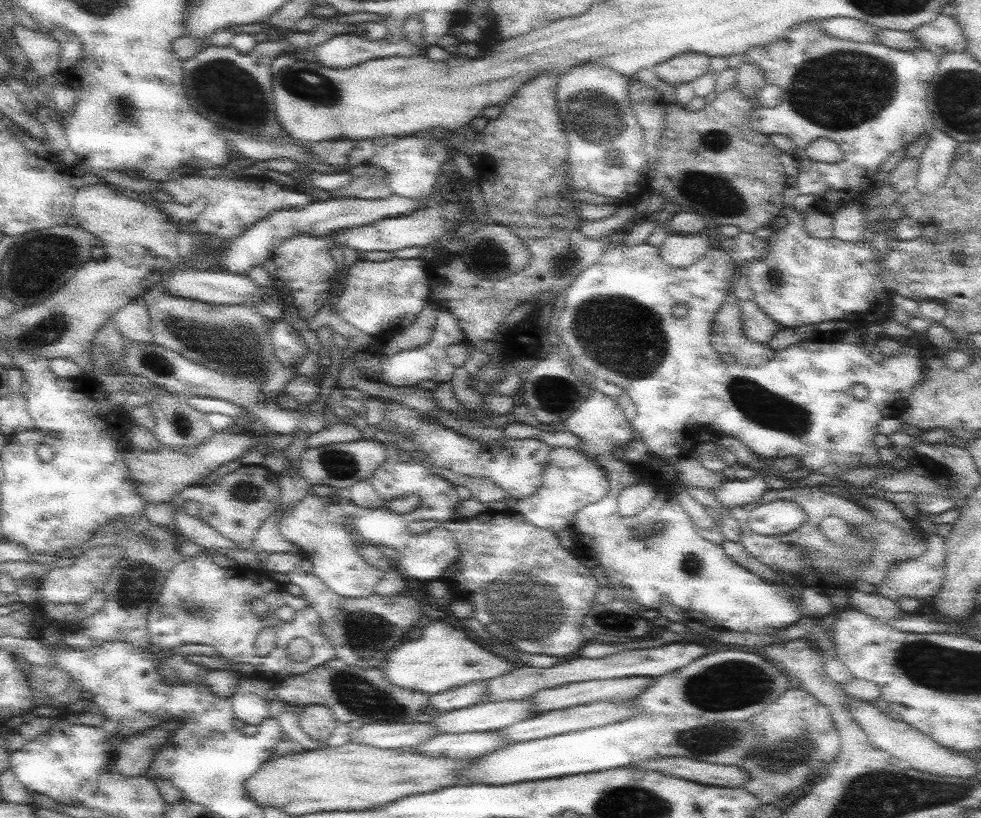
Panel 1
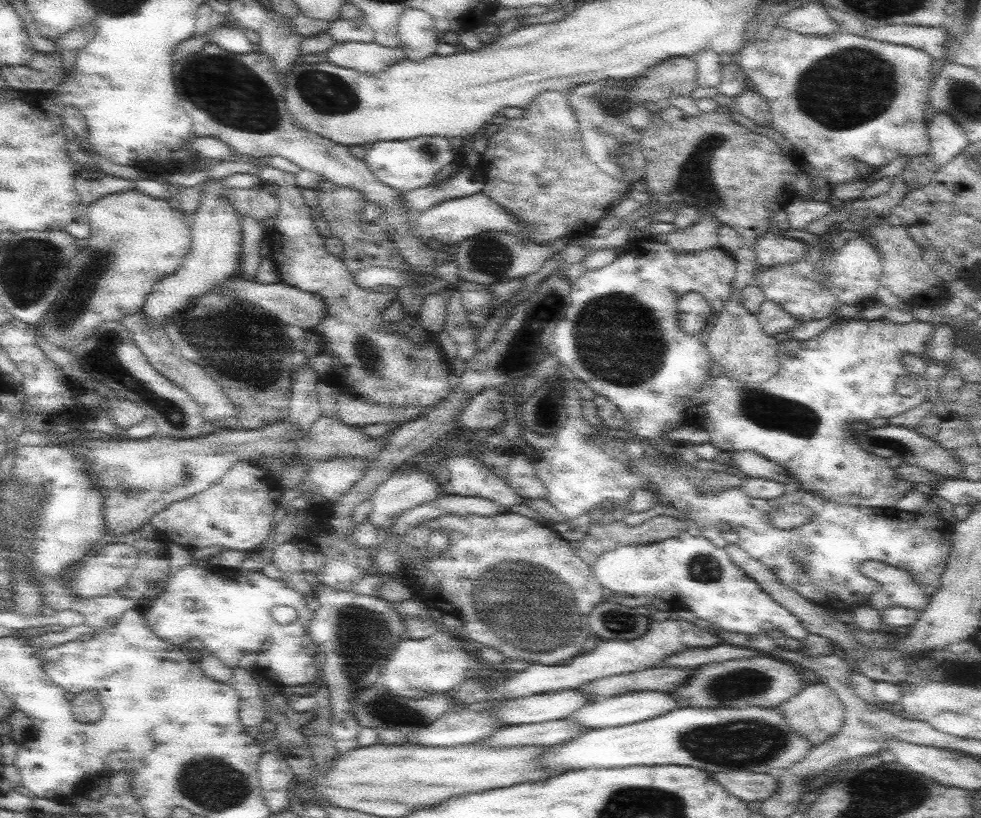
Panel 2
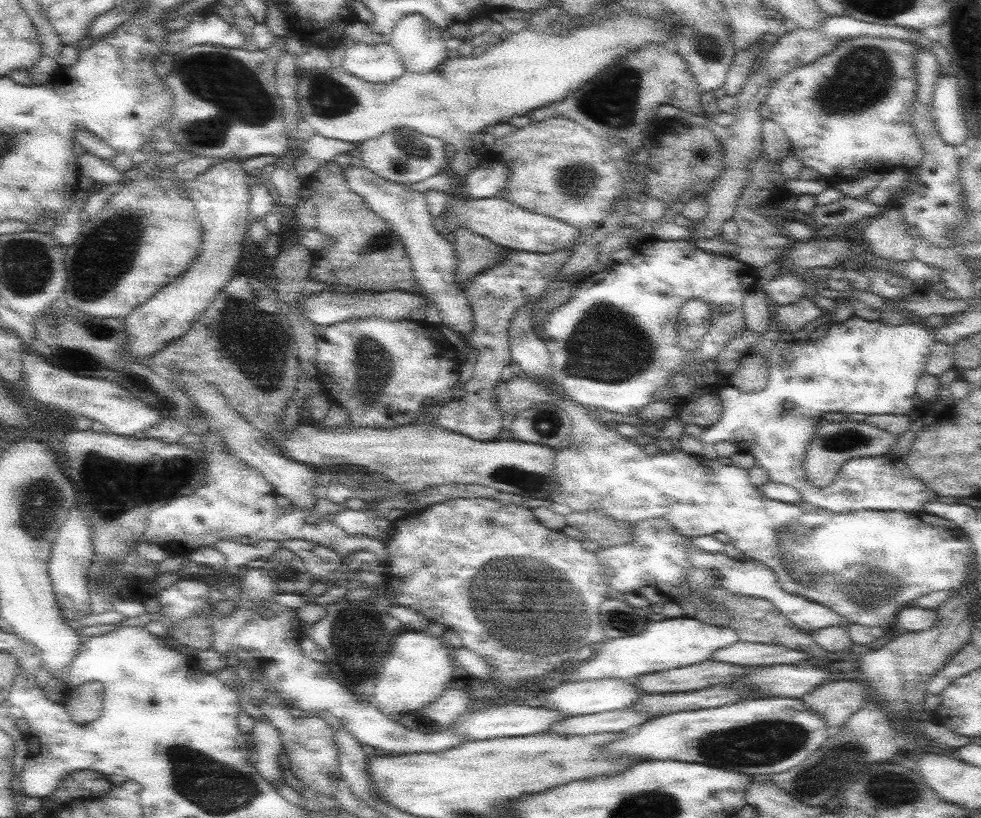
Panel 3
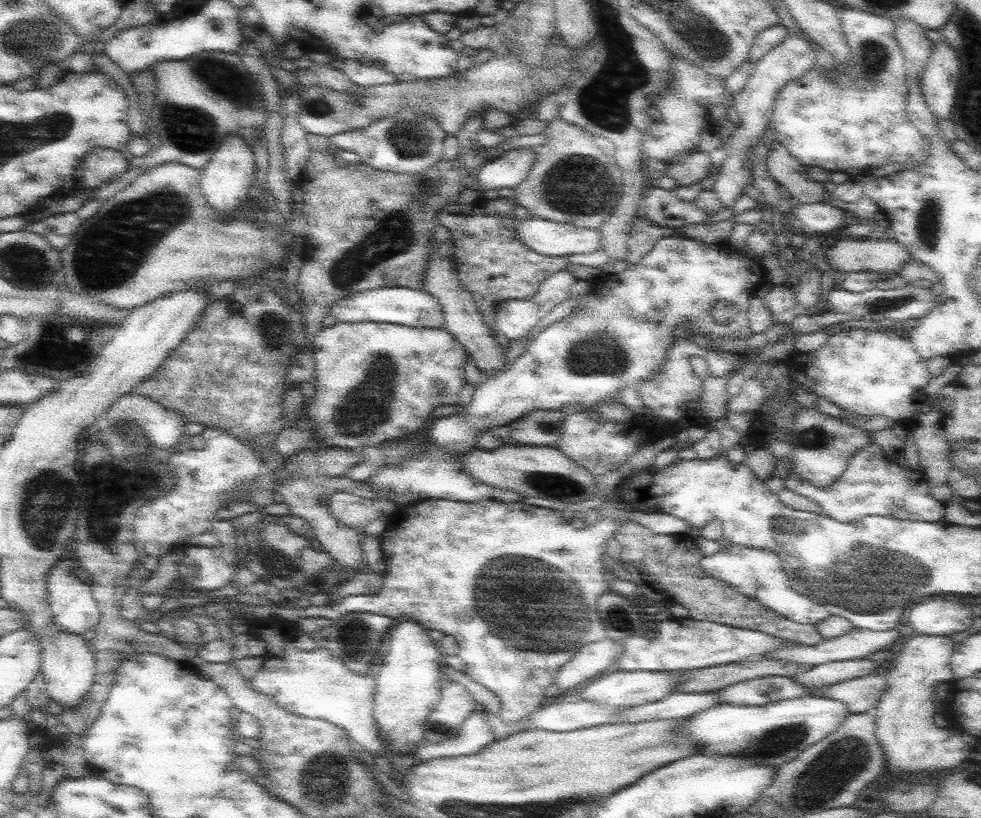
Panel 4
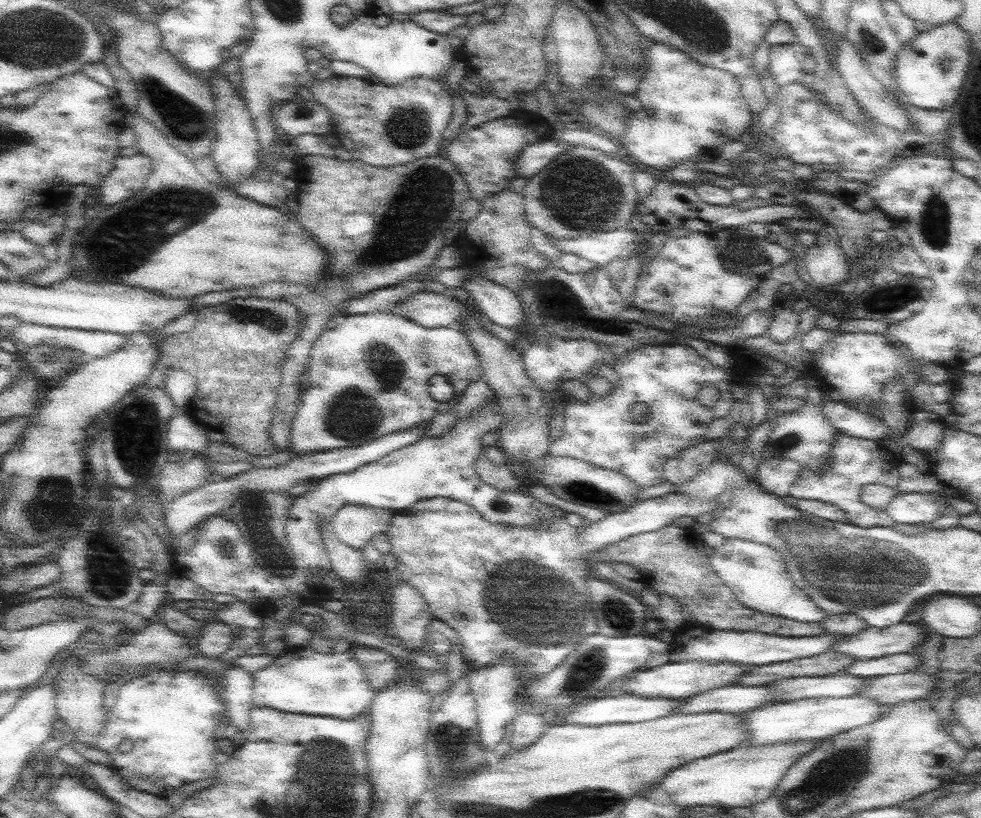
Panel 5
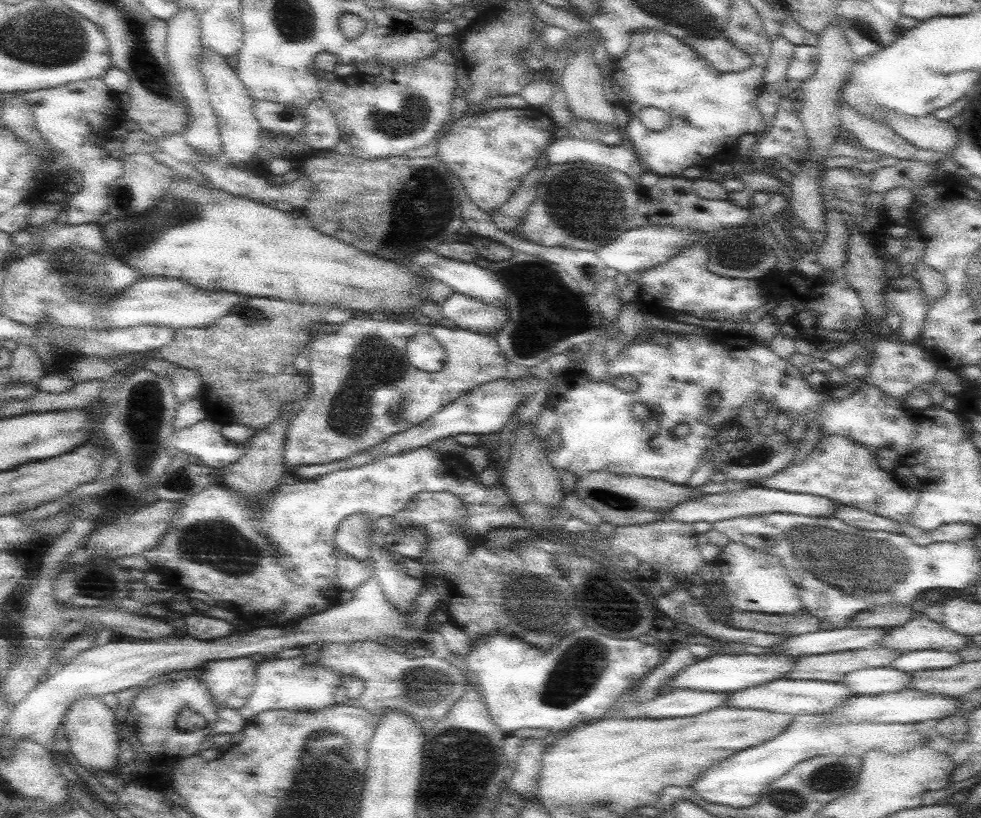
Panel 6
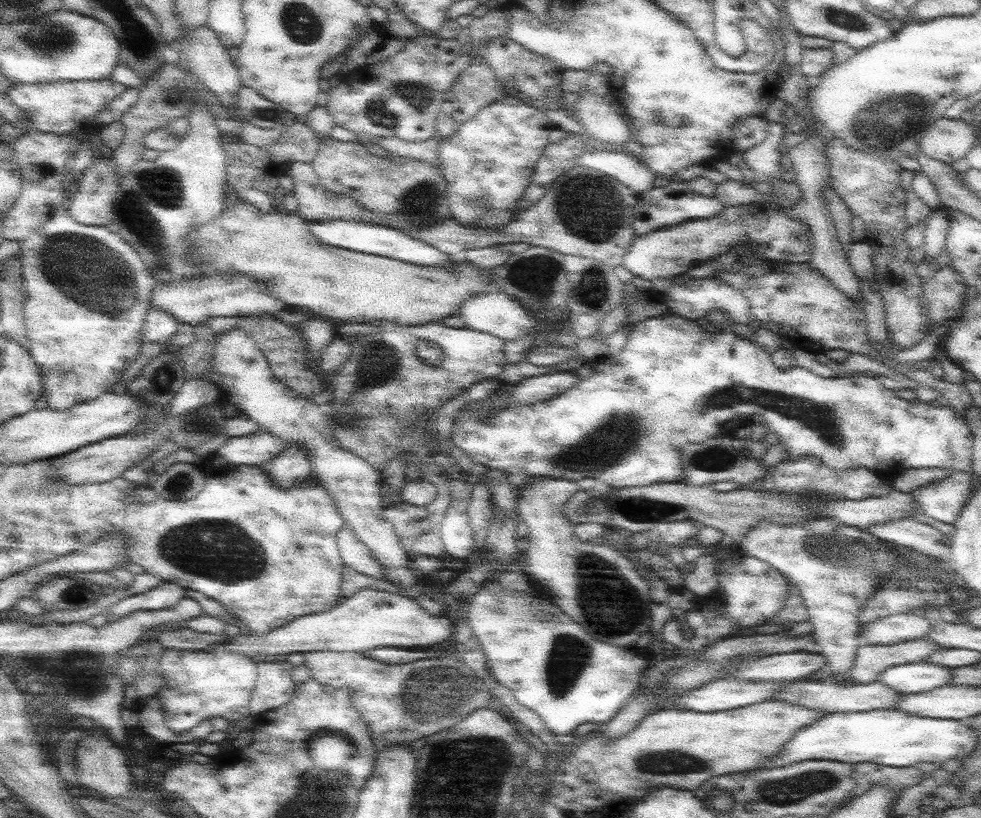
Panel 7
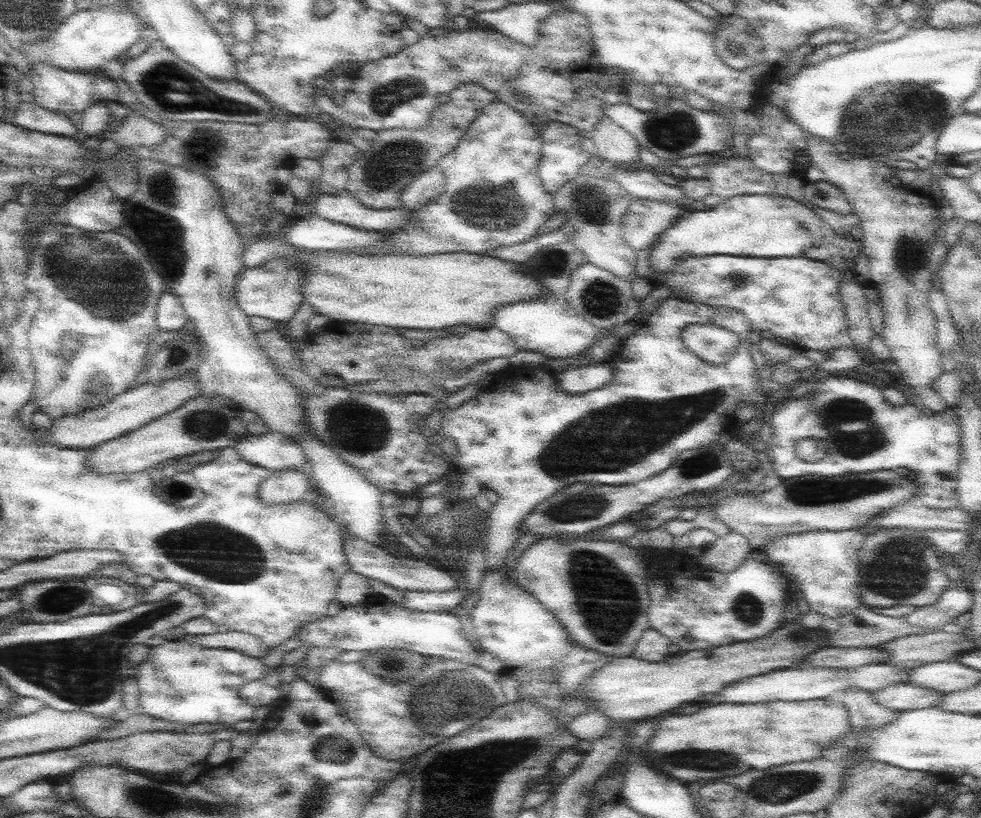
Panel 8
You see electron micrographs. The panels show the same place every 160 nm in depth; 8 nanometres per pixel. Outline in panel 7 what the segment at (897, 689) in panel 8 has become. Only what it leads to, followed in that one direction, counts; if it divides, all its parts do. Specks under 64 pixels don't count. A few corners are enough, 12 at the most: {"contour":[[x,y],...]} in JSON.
{"contour":[[832,677],[787,683],[775,696],[823,714],[897,706],[884,681],[840,686]]}

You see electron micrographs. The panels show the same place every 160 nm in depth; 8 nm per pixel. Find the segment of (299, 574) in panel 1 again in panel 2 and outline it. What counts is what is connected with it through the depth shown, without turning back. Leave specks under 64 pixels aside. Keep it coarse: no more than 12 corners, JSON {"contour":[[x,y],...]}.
{"contour":[[313,588],[337,754],[354,750],[359,688],[403,639],[396,603]]}

